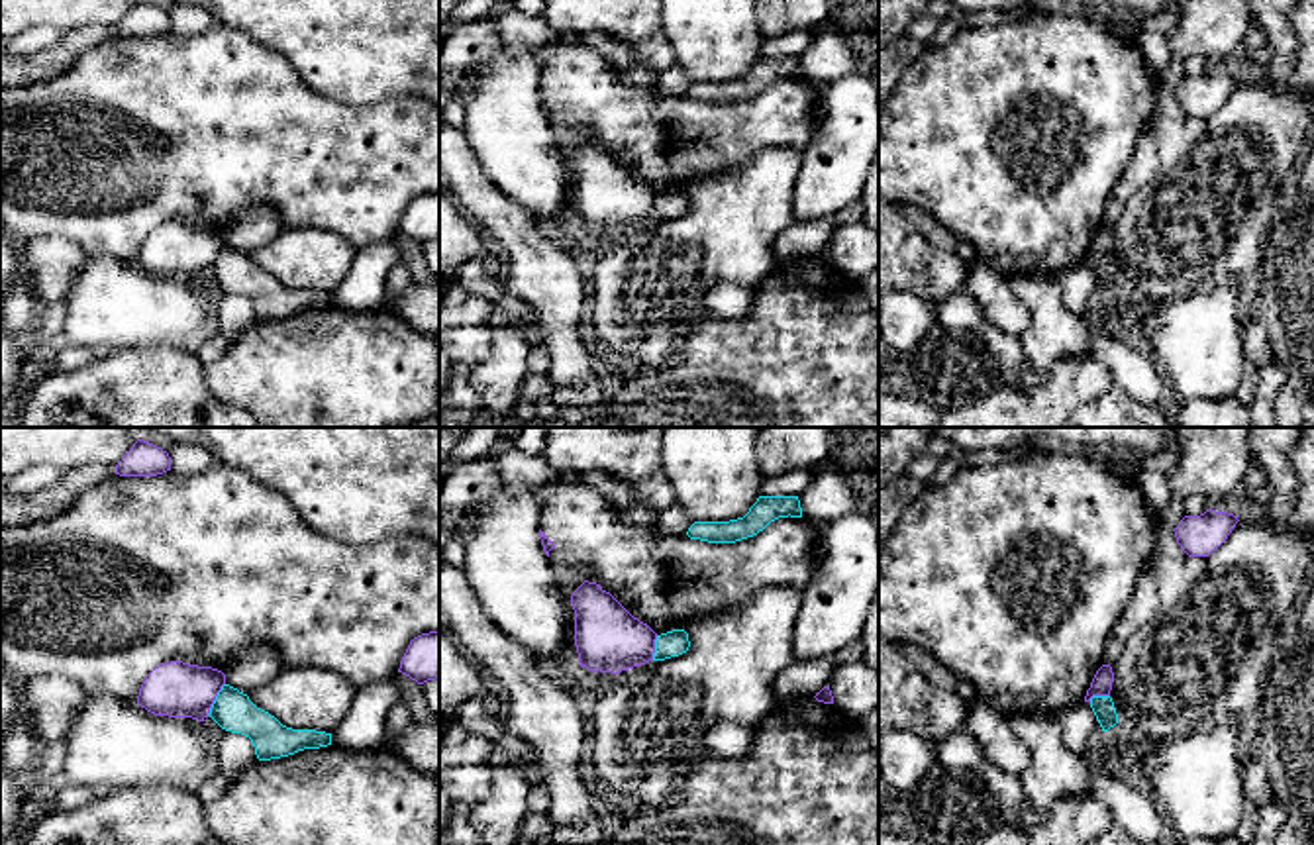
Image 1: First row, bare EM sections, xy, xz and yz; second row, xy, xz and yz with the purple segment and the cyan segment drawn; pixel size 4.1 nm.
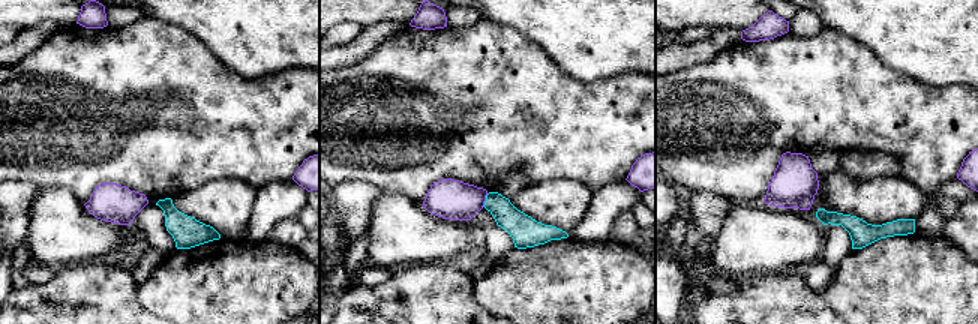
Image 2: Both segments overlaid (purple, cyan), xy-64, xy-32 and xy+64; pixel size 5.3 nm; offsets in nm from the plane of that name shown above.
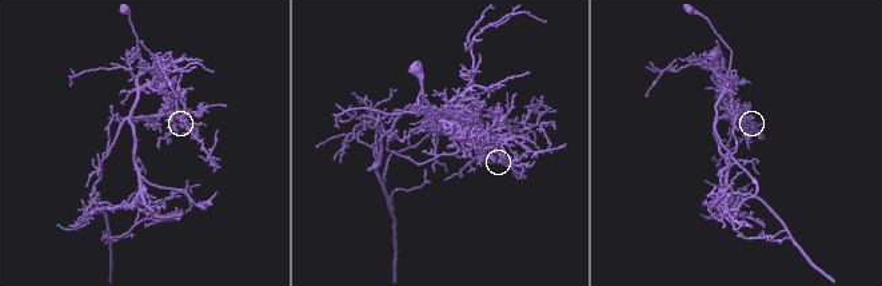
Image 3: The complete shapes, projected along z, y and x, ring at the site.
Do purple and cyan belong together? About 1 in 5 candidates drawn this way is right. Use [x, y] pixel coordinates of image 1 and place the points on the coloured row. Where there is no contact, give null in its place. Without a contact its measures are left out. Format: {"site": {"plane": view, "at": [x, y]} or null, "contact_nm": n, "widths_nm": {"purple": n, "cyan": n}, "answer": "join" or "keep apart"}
{"site": {"plane": "xy", "at": [214, 698]}, "contact_nm": 150, "widths_nm": {"purple": 220, "cyan": 170}, "answer": "keep apart"}

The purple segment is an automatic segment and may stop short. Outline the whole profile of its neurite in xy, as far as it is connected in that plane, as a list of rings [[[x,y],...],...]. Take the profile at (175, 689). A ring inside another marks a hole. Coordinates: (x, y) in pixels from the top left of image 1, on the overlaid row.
[[[161,663],[145,676],[137,704],[155,716],[204,721],[224,684],[226,674],[218,669]]]

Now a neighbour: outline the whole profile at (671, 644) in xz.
[[[673,629],[657,635],[653,661],[665,661],[686,653],[690,647],[688,633],[684,629]]]

